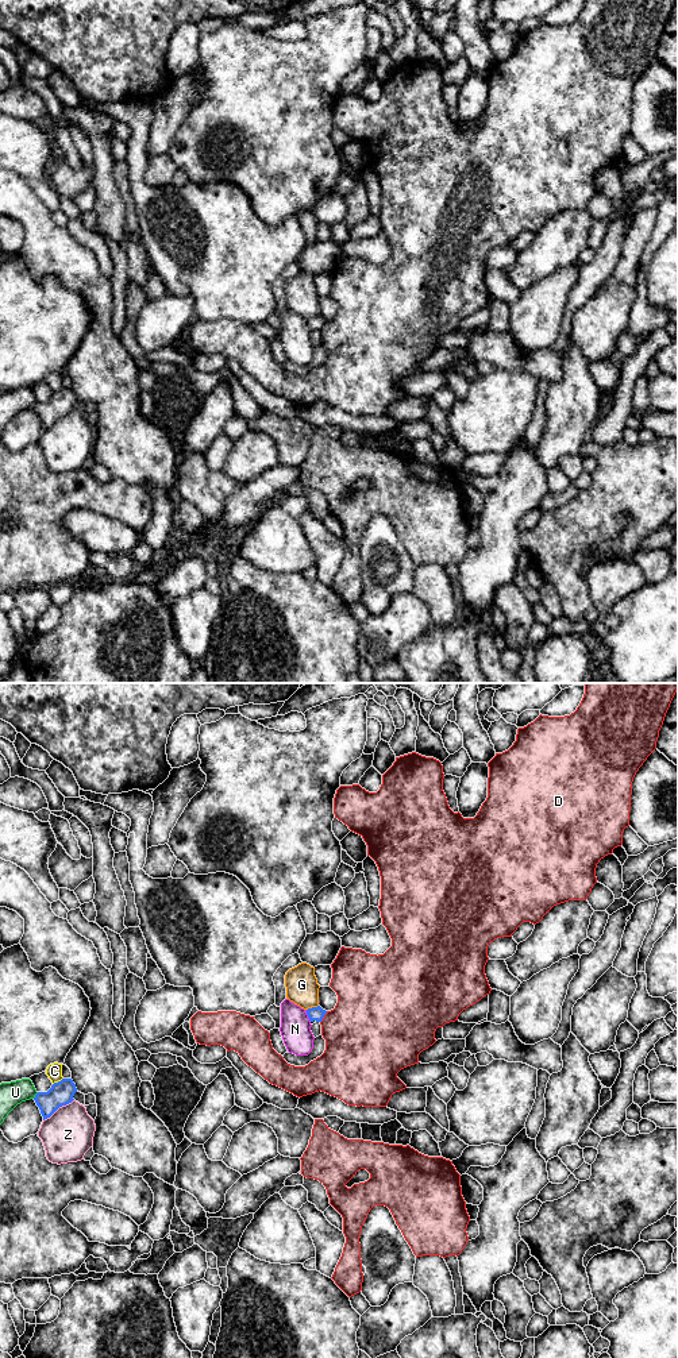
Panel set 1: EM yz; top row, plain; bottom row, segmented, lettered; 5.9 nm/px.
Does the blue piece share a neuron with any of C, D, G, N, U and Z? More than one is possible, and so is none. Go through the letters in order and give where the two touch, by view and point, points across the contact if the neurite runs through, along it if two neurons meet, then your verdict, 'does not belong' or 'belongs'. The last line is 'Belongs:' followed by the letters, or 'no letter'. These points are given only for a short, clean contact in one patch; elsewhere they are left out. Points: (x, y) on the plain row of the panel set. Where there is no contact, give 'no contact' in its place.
C: contact yz (58, 390); does not belong
D: contact yz (323, 326); does not belong
G: contact yz (312, 316); does not belong
N: contact yz (307, 323); does not belong
U: contact yz (35, 404); does not belong
Z: contact yz (58, 416); does not belong
Belongs: no letter

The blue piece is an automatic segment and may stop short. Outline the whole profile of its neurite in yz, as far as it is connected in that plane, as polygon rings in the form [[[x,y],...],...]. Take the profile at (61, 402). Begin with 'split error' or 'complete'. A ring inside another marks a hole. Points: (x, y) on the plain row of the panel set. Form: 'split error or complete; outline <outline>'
complete; outline [[[62,387],[54,391],[47,401],[38,401],[34,409],[41,418],[43,429],[50,427],[59,416],[72,412],[76,401],[77,397],[72,387]]]

